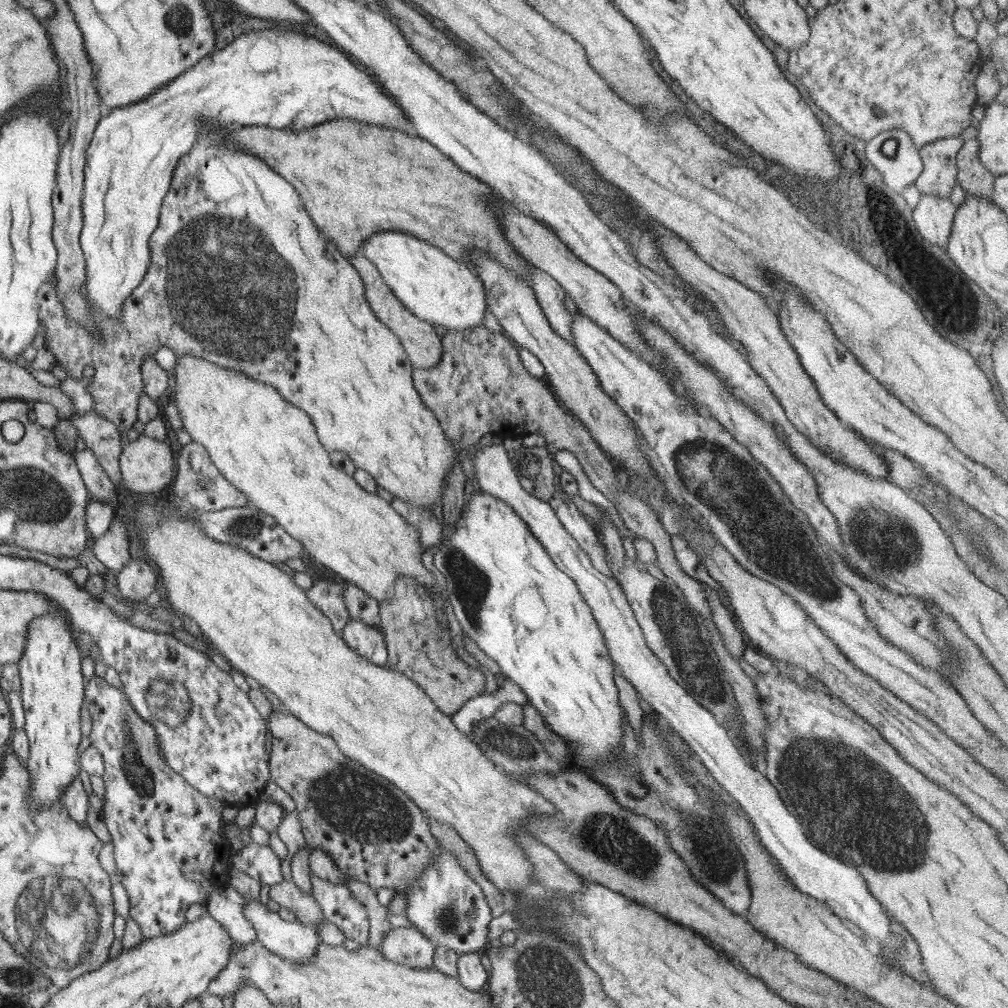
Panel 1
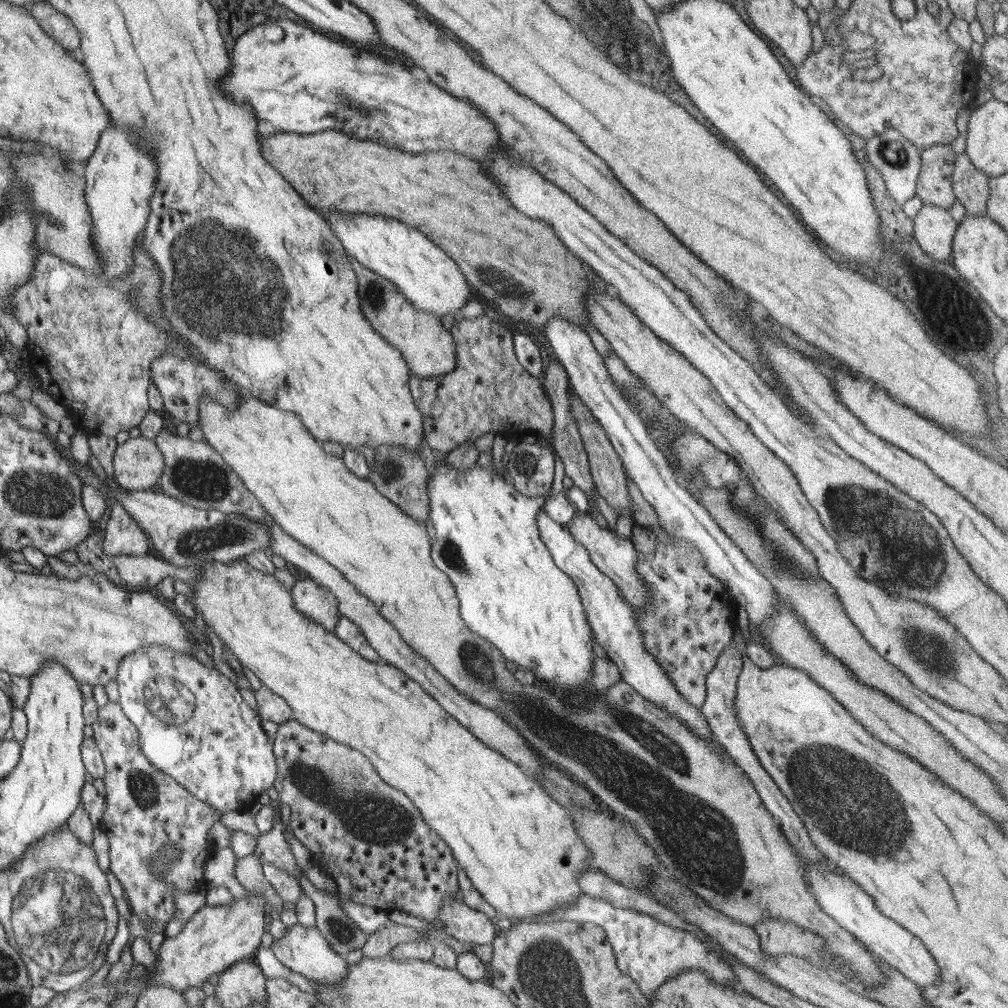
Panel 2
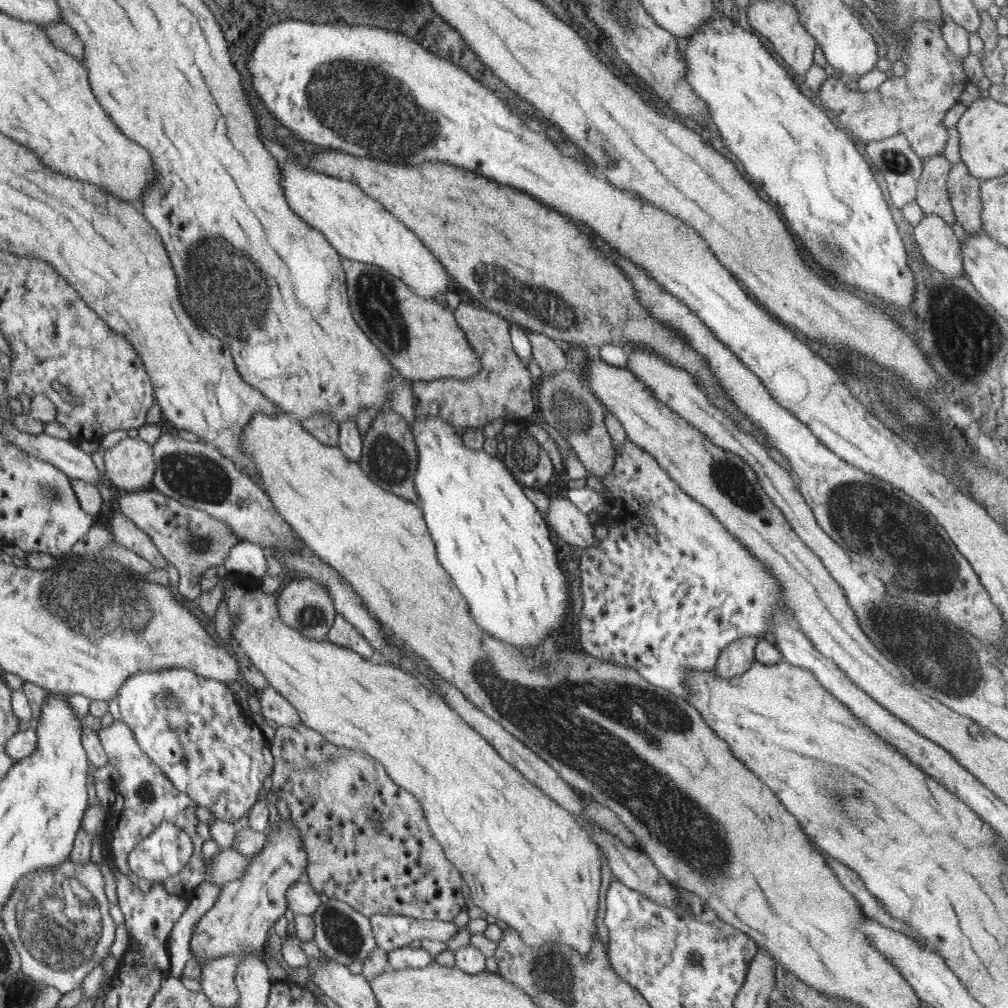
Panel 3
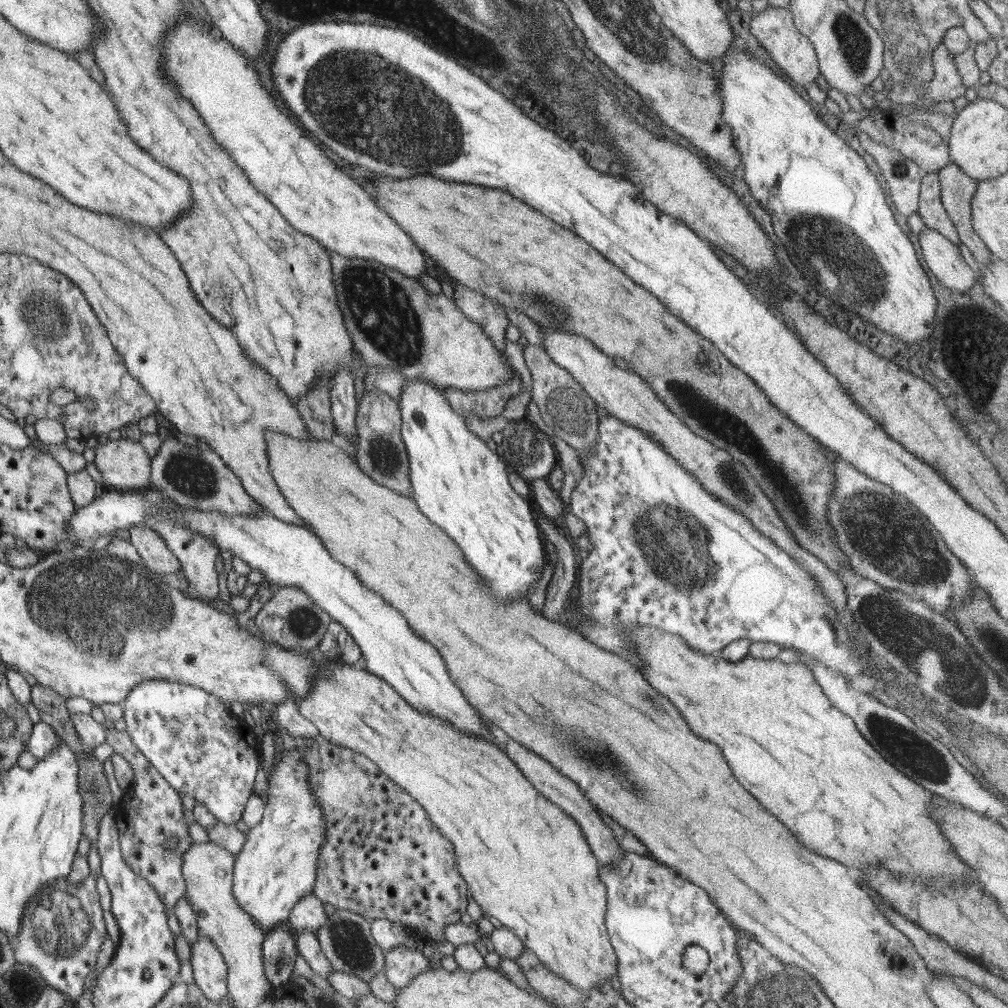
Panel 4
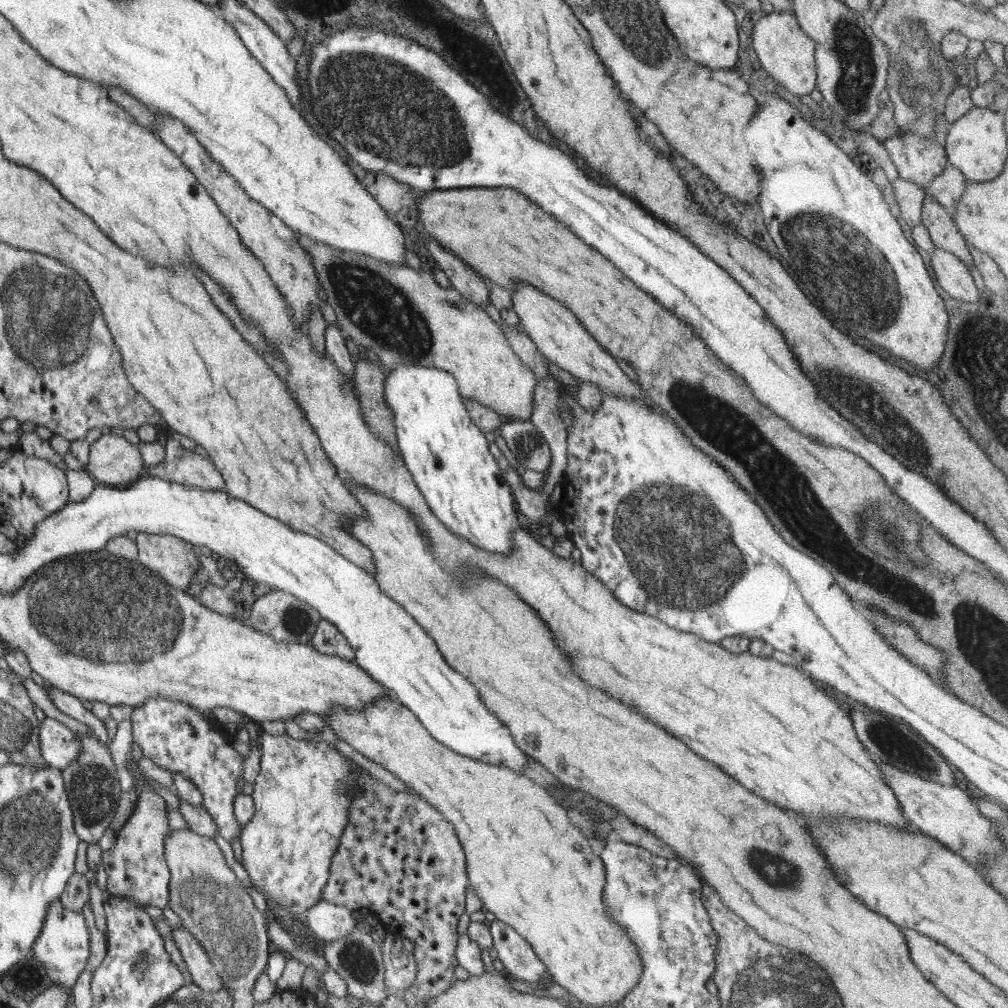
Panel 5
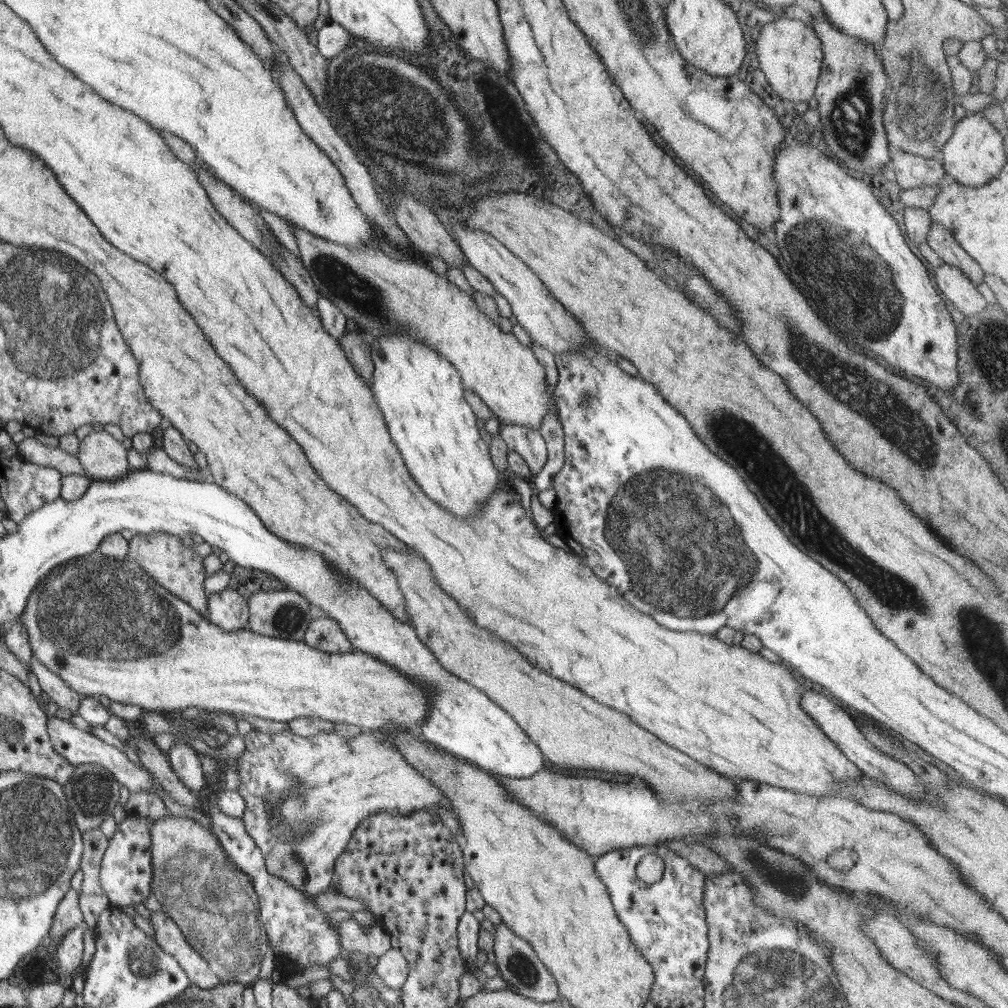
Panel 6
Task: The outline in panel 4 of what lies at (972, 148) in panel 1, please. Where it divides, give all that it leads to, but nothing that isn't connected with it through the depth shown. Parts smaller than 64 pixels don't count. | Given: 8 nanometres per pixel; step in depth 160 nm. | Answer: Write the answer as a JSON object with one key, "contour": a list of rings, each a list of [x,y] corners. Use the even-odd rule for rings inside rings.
{"contour":[[[949,162],[940,169],[939,179],[941,201],[956,225],[959,239],[970,249],[979,264],[987,265],[992,254],[974,230],[971,219],[971,202],[978,180],[968,176],[954,162]]]}

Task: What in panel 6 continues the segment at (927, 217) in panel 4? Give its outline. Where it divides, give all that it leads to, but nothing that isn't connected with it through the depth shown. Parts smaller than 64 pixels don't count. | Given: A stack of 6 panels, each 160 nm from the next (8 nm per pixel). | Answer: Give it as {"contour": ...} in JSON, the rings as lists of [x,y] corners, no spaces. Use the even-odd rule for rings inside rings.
{"contour":[[[931,221],[927,234],[927,243],[930,248],[943,260],[944,263],[957,266],[977,286],[985,276],[979,262],[976,262],[956,240],[948,227],[942,226],[938,221]]]}

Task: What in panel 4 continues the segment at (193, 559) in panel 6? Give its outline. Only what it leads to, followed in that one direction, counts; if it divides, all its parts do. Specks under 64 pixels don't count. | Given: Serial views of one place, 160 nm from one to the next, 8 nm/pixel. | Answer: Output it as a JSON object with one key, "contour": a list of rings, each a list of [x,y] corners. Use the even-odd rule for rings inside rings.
{"contour":[[[150,526],[130,527],[130,542],[138,550],[142,563],[148,569],[160,575],[174,578],[178,571],[182,571],[182,563],[176,559],[168,544]]]}

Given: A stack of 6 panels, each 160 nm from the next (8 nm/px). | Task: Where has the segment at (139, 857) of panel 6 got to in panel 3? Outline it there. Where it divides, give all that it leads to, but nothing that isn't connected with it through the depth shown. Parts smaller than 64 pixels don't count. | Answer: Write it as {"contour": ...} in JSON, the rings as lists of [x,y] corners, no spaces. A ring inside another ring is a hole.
{"contour":[[[115,720],[111,726],[101,727],[97,731],[107,759],[116,769],[117,777],[112,788],[116,800],[108,808],[107,821],[102,835],[108,838],[108,848],[119,872],[128,875],[140,890],[151,892],[152,883],[137,876],[130,867],[130,854],[144,838],[150,836],[164,822],[175,824],[190,835],[193,842],[193,853],[186,866],[174,876],[163,880],[165,889],[172,894],[188,892],[188,886],[196,888],[204,876],[205,862],[202,862],[202,838],[196,834],[196,802],[178,790],[174,783],[163,773],[161,768],[148,756],[135,738],[134,731],[123,720]]]}

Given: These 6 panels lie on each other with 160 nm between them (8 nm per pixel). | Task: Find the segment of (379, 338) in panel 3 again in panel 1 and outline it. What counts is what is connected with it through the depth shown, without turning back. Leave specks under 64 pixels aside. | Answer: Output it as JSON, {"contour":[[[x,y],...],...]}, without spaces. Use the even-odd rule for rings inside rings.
{"contour":[[[356,256],[352,258],[352,266],[359,272],[363,285],[365,286],[365,297],[376,318],[382,322],[386,328],[392,329],[399,338],[403,349],[406,351],[410,362],[415,369],[431,369],[435,367],[442,358],[442,339],[436,334],[435,326],[430,325],[425,320],[418,319],[403,303],[401,303],[378,272],[376,266],[369,258]]]}

